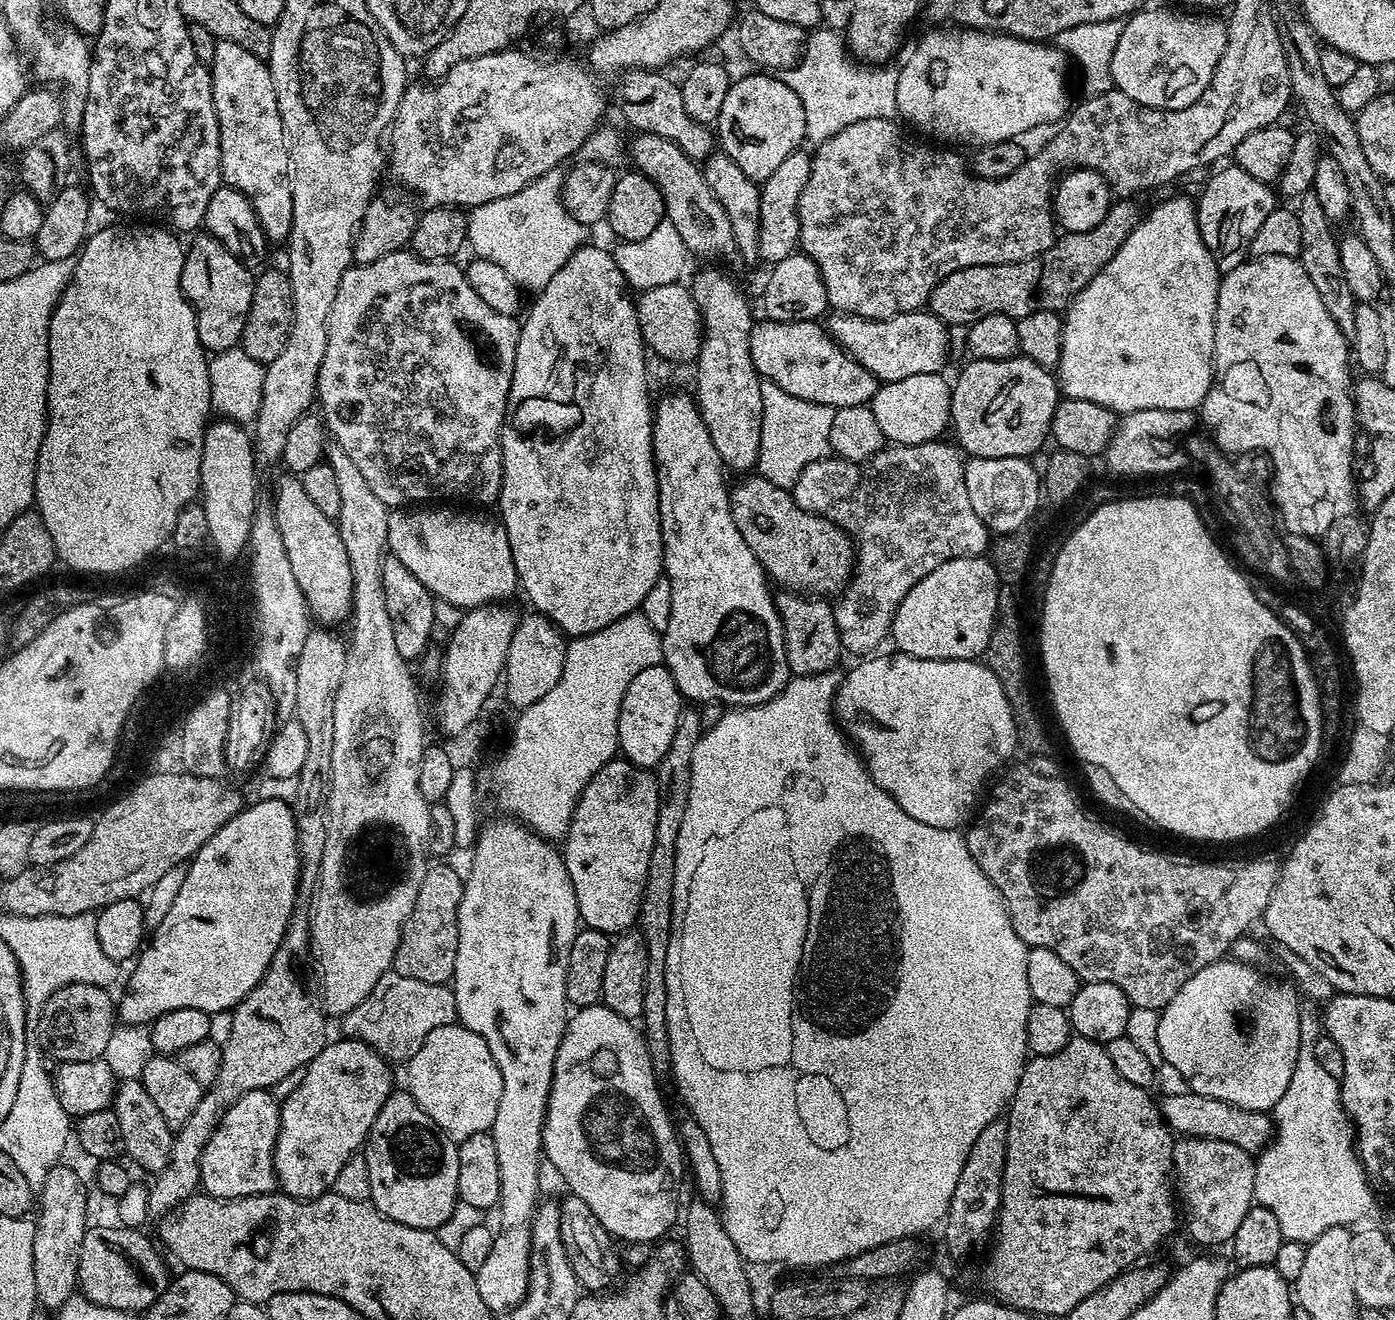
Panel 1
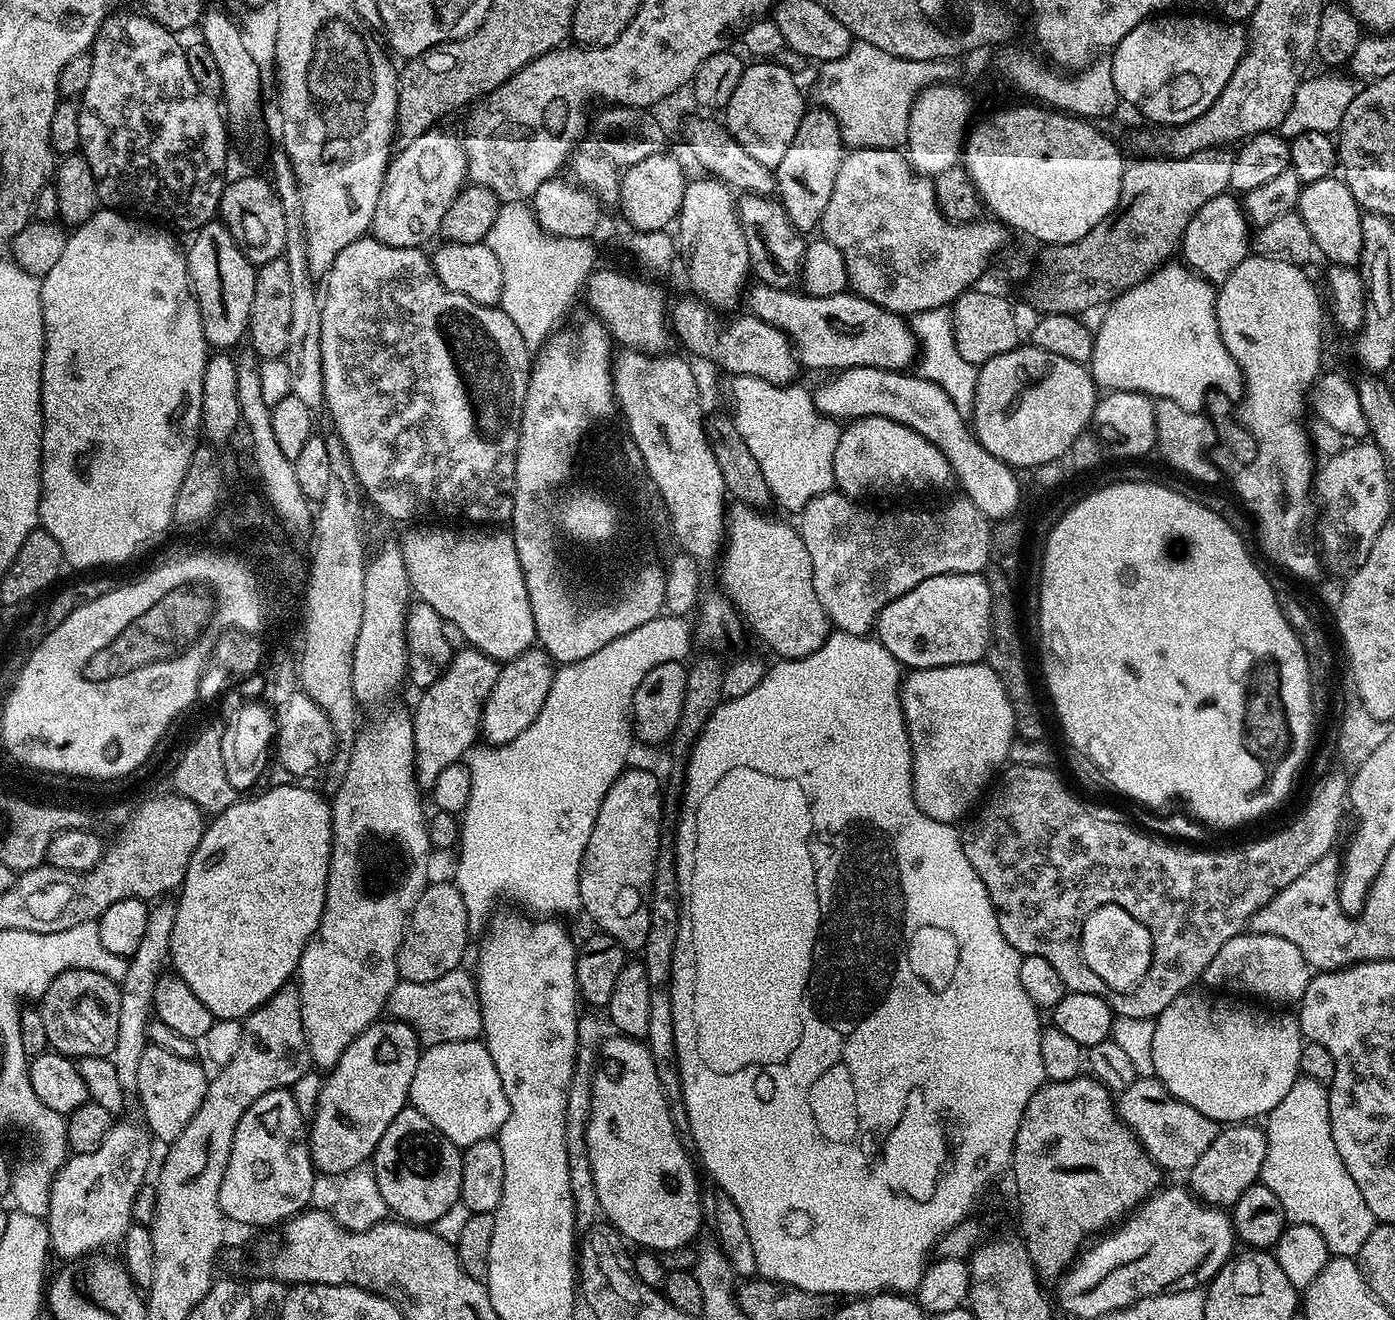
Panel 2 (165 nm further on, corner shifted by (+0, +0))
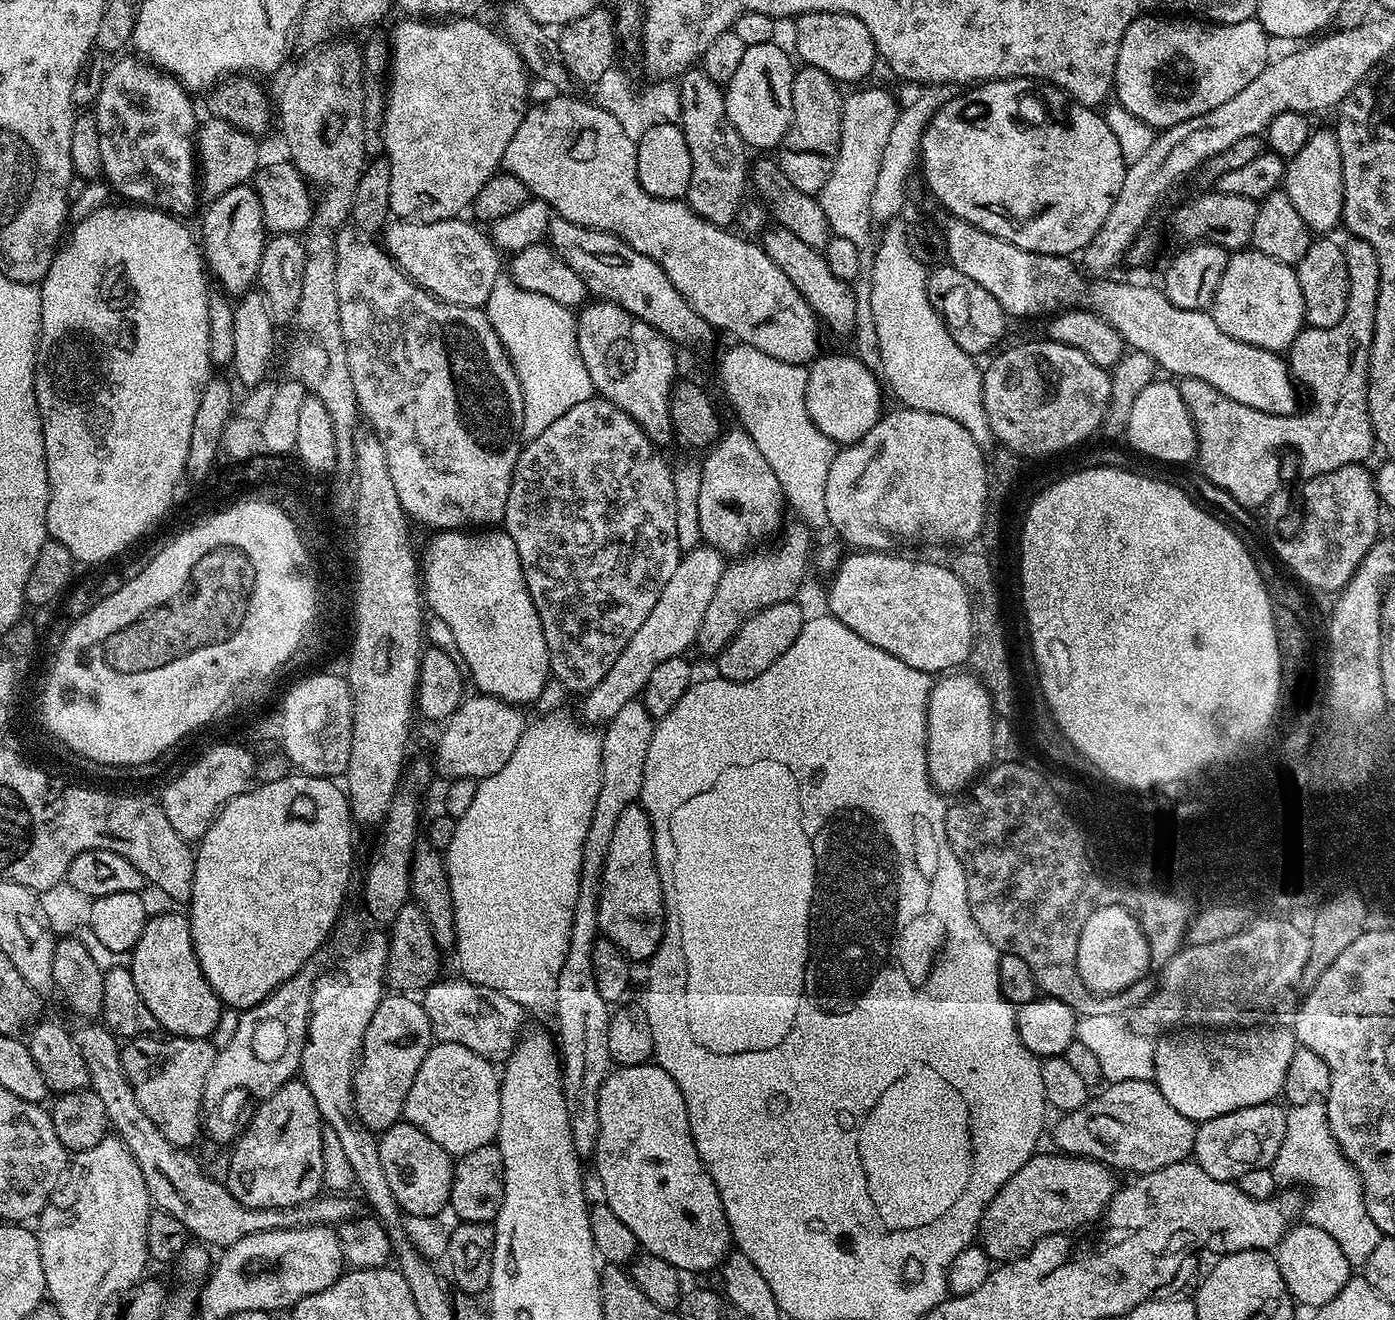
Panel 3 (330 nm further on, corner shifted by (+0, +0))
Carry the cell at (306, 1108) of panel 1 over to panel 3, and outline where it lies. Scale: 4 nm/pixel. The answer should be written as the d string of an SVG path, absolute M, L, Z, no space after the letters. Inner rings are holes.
M408 994L385 995L378 1010L374 1010L374 1018L370 1018L370 1026L366 1026L366 1038L352 1082L356 1109L372 1132L379 1134L403 1117L406 1094L414 1086L414 1074L418 1074L418 1066L422 1066L433 1043L430 1018L426 1018L423 1003Z

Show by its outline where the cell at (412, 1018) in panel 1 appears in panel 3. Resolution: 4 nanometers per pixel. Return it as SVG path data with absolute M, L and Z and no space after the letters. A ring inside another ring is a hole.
M437 979L435 984L425 988L422 993L426 1018L430 1018L432 1035L439 1043L461 1044L466 1046L466 1050L474 1050L474 1054L487 1060L490 1060L492 1044L516 1044L526 1028L526 1010L518 1009L504 996L485 991L482 986L472 984L469 980L444 979Z

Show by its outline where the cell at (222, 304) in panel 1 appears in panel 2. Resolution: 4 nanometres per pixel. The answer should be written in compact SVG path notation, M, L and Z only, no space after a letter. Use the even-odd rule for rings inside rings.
M222 222L205 224L191 240L192 245L187 245L186 248L188 278L200 307L202 330L213 349L232 350L248 334L250 306L254 303L256 268L248 261L248 255Z

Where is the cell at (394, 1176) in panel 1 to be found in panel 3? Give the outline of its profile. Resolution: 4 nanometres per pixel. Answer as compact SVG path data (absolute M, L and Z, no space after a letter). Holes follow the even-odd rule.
M407 1122L391 1124L379 1133L378 1139L382 1168L401 1213L429 1216L449 1207L454 1160L445 1148L438 1146L438 1142L434 1142L434 1138L430 1138L418 1126Z

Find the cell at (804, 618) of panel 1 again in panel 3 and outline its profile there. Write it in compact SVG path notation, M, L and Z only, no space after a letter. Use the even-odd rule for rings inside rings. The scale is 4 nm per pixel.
M746 431L742 434L730 434L730 438L726 440L717 440L707 449L705 456L708 457L703 457L702 460L702 490L698 490L698 526L701 541L721 554L736 558L756 546L751 544L774 535L776 531L779 533L785 523L784 491L778 482L778 474L774 474L770 462L762 458L762 450L754 446L754 438L750 438L750 434Z

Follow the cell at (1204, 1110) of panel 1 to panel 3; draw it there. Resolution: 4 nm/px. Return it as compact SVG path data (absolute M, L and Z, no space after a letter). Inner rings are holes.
M1131 1080L1130 1082L1109 1083L1105 1092L1091 1097L1080 1109L1065 1112L1052 1128L1052 1140L1061 1153L1069 1156L1087 1156L1089 1160L1099 1160L1113 1170L1125 1168L1131 1174L1143 1174L1162 1170L1171 1164L1185 1163L1193 1155L1197 1125L1186 1114L1178 1114L1170 1102L1160 1092L1160 1087L1152 1080Z

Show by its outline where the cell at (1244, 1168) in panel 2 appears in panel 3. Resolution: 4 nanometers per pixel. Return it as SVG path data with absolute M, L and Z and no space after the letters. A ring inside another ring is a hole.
M1276 1102L1259 1104L1203 1121L1196 1129L1196 1141L1192 1147L1195 1164L1202 1166L1202 1170L1206 1170L1206 1174L1210 1174L1210 1178L1233 1182L1239 1181L1240 1176L1247 1174L1250 1170L1269 1167L1276 1159L1278 1150L1282 1146L1282 1138L1286 1134L1288 1114L1283 1107L1280 1109L1278 1105L1279 1103Z

